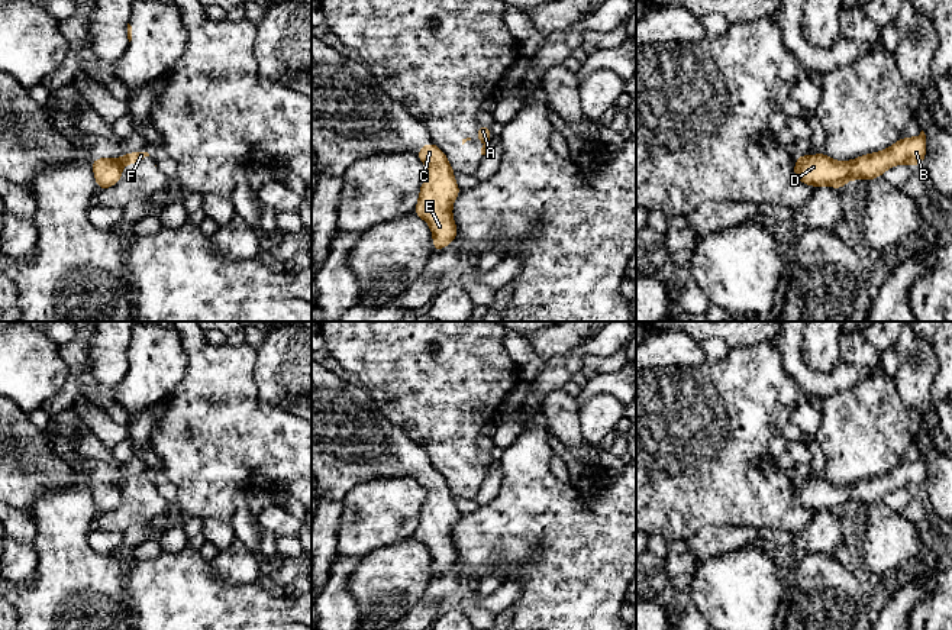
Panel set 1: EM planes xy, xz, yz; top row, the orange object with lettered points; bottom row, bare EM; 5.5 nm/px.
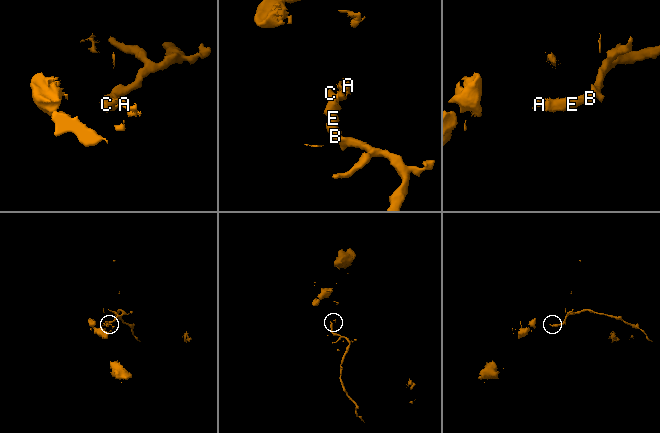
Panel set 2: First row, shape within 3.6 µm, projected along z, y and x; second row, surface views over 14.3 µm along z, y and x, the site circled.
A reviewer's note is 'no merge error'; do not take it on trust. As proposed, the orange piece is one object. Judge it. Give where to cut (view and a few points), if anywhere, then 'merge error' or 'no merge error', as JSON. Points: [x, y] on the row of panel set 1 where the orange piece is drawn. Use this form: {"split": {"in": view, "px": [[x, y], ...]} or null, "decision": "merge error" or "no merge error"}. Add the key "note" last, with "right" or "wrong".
{"split": {"in": "xy", "px": [[120, 160], [122, 165]]}, "decision": "merge error", "note": "wrong"}

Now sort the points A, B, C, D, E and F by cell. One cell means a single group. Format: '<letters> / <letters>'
A F / B C D E

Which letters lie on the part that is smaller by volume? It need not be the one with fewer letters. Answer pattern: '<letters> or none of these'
B, C, D, E

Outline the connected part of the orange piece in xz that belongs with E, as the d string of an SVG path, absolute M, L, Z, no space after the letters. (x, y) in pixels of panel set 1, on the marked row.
M432 140L419 148L417 158L427 167L427 174L413 213L429 223L433 236L433 253L436 253L458 235L452 219L452 204L461 190L455 182L455 171L446 155Z

